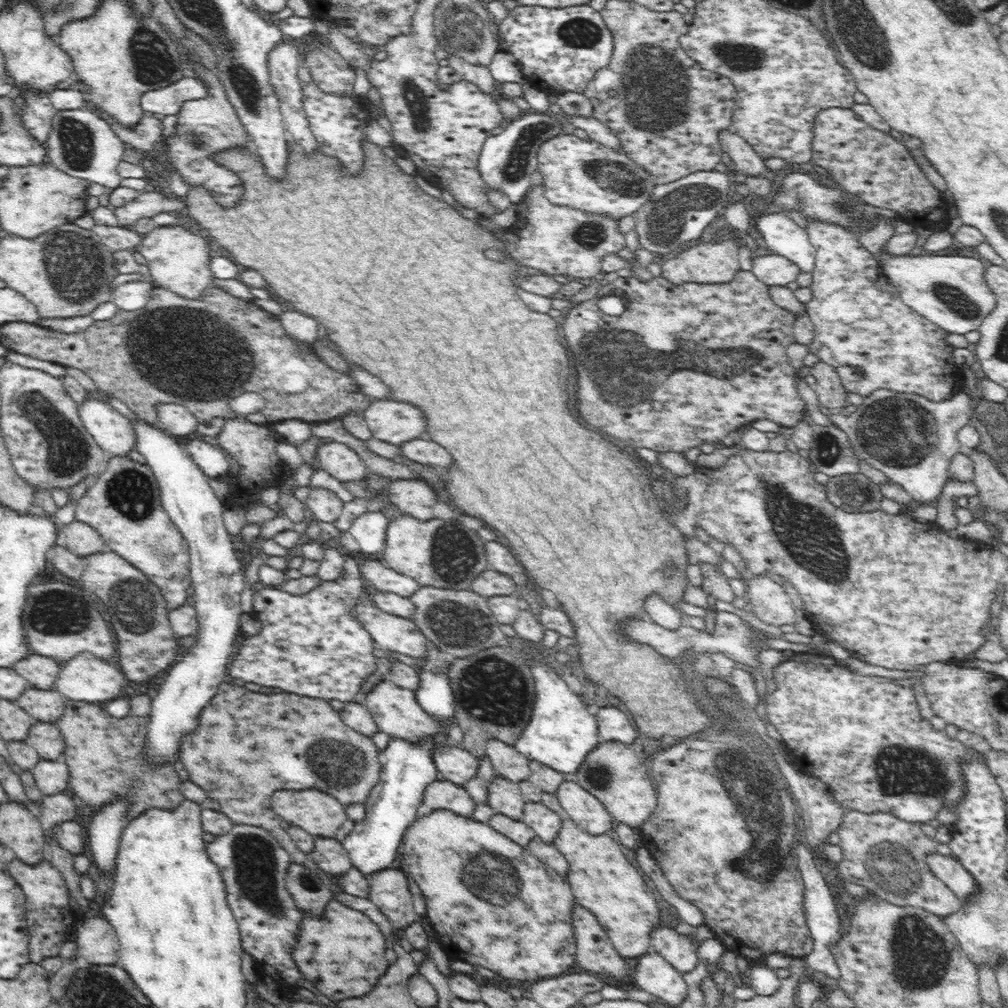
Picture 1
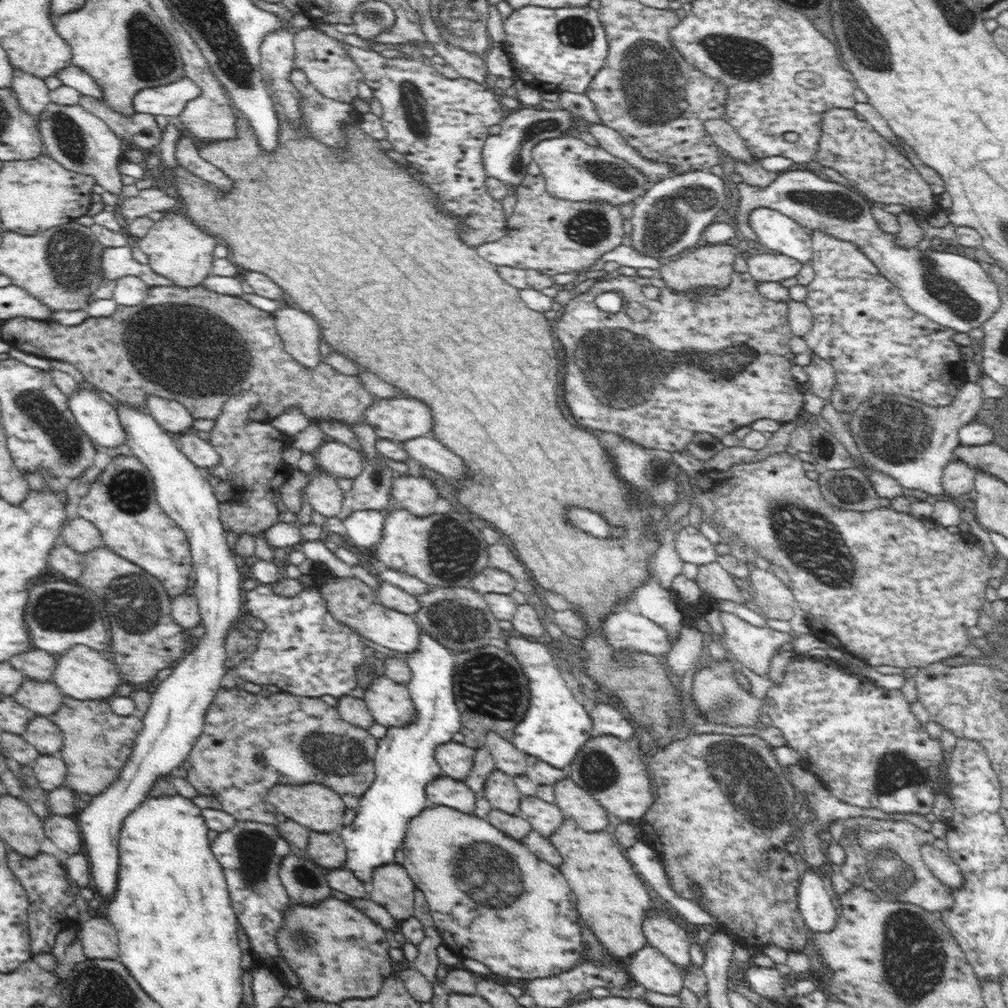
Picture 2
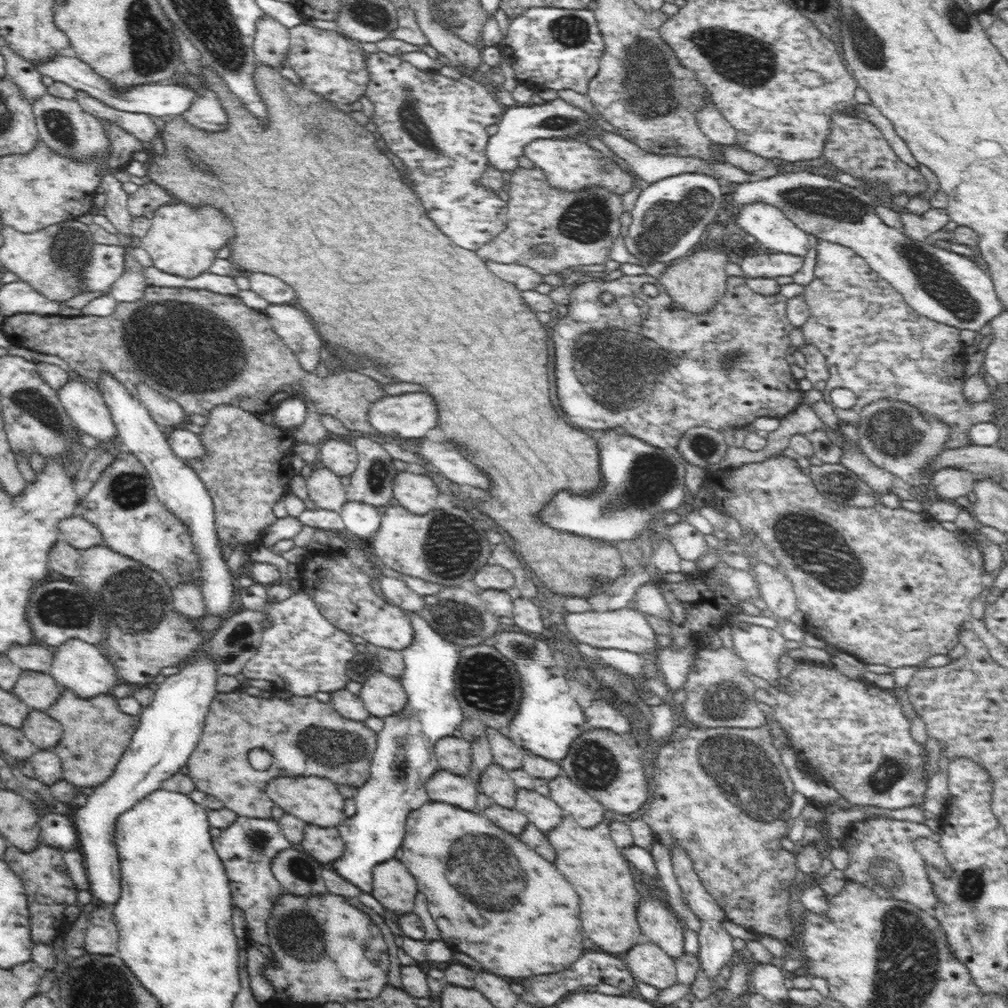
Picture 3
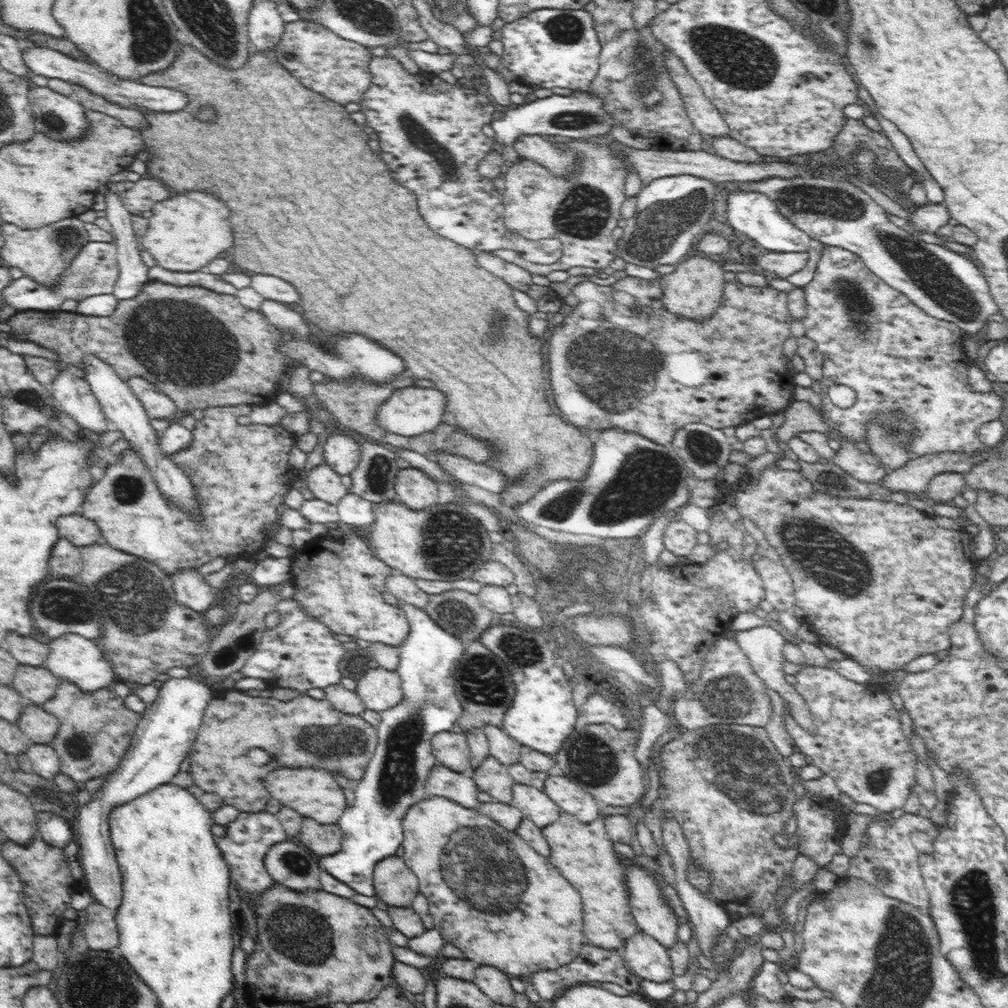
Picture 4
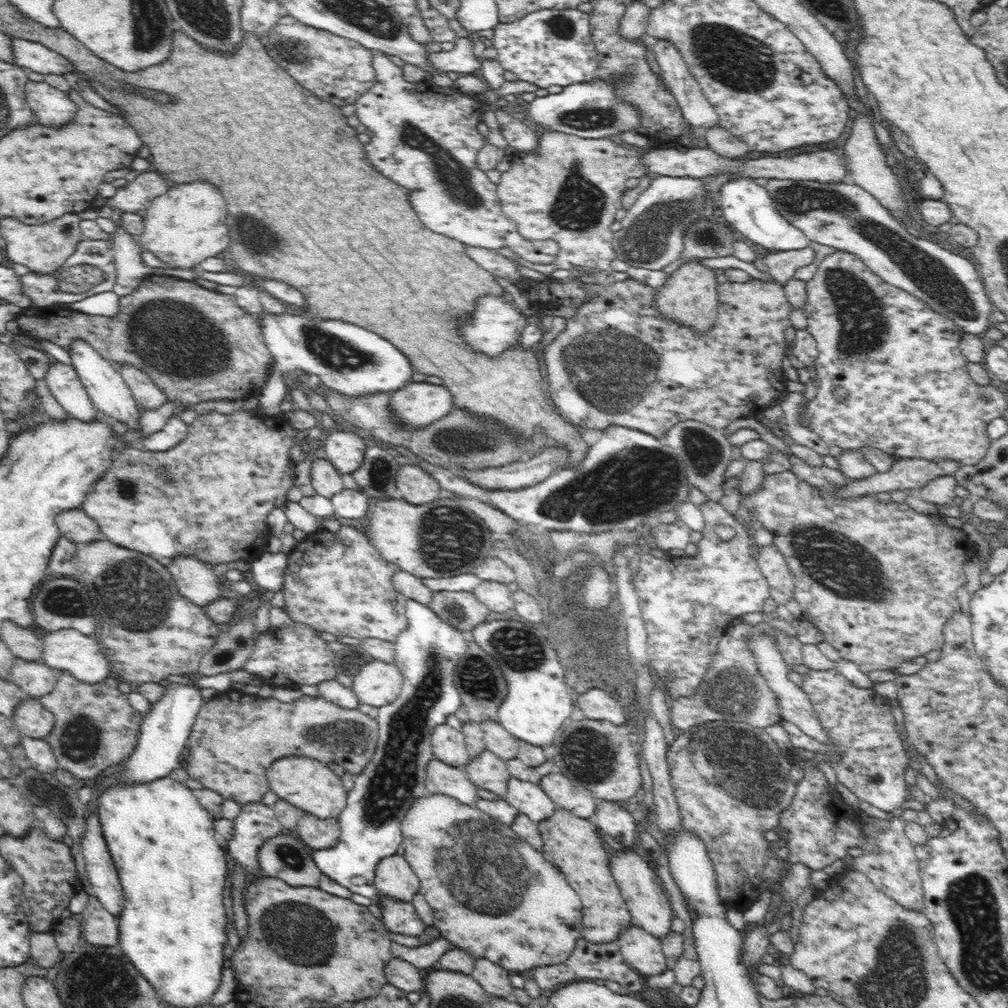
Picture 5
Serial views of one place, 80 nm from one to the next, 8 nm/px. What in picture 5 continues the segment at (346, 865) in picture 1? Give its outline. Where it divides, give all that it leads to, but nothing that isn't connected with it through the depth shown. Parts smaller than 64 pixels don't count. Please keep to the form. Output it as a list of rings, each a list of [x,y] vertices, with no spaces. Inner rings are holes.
[[[303,811],[294,834],[311,850],[330,850],[340,842],[338,818],[321,819]]]

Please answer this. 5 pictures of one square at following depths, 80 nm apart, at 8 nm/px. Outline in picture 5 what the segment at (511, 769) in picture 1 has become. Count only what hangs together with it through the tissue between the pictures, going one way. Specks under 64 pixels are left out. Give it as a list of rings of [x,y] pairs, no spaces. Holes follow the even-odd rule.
[[[482,721],[479,732],[485,740],[486,748],[496,756],[506,761],[517,757],[518,739],[510,734],[499,721]]]

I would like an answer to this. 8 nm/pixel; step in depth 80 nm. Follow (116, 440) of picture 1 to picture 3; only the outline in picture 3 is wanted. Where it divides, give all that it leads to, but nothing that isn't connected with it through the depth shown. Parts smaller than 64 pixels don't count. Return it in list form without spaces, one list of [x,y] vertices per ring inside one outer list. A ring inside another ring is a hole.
[[[70,380],[57,392],[60,393],[61,406],[78,430],[97,438],[99,442],[117,437],[118,432],[110,410],[94,388]]]

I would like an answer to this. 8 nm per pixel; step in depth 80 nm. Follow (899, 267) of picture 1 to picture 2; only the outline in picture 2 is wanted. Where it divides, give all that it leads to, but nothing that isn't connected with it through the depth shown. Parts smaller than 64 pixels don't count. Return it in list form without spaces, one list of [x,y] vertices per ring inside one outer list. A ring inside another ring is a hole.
[[[816,168],[781,172],[780,176],[777,176],[768,186],[756,187],[742,182],[737,184],[737,188],[740,200],[738,200],[738,208],[736,208],[736,227],[739,237],[748,238],[753,244],[756,243],[757,236],[748,224],[750,211],[760,207],[771,208],[789,216],[801,227],[821,230],[827,232],[832,238],[855,244],[874,263],[879,273],[898,289],[903,301],[912,310],[928,317],[932,322],[937,322],[940,326],[956,332],[970,332],[970,330],[981,328],[982,323],[986,322],[1000,308],[998,285],[994,283],[992,277],[988,276],[987,266],[979,260],[970,259],[960,253],[936,251],[931,247],[919,250],[916,246],[900,247],[900,245],[896,245],[896,235],[882,231],[874,219],[872,215],[874,202],[872,200],[857,193],[846,184],[830,181]]]

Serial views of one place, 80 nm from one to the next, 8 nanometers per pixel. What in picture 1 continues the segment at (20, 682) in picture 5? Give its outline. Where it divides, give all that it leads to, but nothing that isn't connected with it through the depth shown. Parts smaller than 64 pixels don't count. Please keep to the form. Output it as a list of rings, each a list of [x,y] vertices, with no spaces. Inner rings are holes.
[[[29,686],[15,700],[34,720],[40,722],[56,722],[65,711],[64,696],[55,688],[40,690]]]

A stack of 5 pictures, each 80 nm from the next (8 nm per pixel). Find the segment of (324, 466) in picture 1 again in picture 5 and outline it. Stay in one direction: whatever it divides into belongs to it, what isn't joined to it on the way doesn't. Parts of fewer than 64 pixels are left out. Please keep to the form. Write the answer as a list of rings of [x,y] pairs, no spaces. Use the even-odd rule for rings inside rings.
[[[329,432],[324,435],[326,458],[342,474],[353,473],[361,464],[368,443],[354,432]]]

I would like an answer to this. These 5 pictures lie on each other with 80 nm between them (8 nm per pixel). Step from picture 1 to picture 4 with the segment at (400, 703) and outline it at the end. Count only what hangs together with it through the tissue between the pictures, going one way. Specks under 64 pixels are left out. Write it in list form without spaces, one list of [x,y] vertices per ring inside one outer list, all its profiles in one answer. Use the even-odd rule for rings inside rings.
[[[382,667],[366,670],[364,676],[357,680],[355,693],[362,699],[366,709],[378,713],[396,706],[404,696],[397,671]]]

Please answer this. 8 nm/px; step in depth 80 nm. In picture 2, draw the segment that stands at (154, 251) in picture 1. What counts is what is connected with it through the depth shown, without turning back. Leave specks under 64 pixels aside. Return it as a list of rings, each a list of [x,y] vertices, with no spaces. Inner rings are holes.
[[[176,209],[164,211],[163,215],[161,220],[154,222],[146,236],[135,239],[133,244],[146,253],[152,270],[160,277],[170,279],[172,285],[182,288],[201,286],[201,282],[211,274],[215,259],[212,254],[221,241],[216,235],[204,232],[186,212]]]

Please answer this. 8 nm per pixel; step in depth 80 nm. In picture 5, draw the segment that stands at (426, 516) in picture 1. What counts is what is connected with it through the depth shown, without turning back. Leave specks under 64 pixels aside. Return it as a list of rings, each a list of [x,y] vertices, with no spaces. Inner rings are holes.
[[[417,464],[400,465],[396,485],[401,499],[412,505],[424,505],[440,499],[439,482]]]

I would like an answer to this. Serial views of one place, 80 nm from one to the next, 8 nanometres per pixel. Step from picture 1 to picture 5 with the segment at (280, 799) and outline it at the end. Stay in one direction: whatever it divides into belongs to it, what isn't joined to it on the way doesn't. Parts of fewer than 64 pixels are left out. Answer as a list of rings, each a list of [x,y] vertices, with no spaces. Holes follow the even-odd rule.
[[[300,755],[279,757],[266,769],[265,776],[269,789],[272,789],[279,799],[284,799],[315,817],[338,818],[346,806],[347,792],[342,780],[329,766],[316,759]]]

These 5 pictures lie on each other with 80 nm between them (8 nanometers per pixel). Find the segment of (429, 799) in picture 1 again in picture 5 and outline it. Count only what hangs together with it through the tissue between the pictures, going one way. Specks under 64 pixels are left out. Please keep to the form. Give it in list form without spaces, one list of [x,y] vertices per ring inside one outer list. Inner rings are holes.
[[[436,758],[427,764],[426,790],[429,794],[445,794],[462,804],[473,805],[478,799],[478,788],[469,780],[463,767],[453,767]]]

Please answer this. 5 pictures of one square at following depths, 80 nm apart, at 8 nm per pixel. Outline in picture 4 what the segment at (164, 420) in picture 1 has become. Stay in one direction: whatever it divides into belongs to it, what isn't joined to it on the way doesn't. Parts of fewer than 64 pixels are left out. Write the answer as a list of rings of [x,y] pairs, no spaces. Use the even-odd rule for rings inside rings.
[[[130,376],[128,387],[137,399],[144,405],[150,419],[174,420],[178,413],[175,402],[166,394],[157,390],[148,380],[140,376]]]

